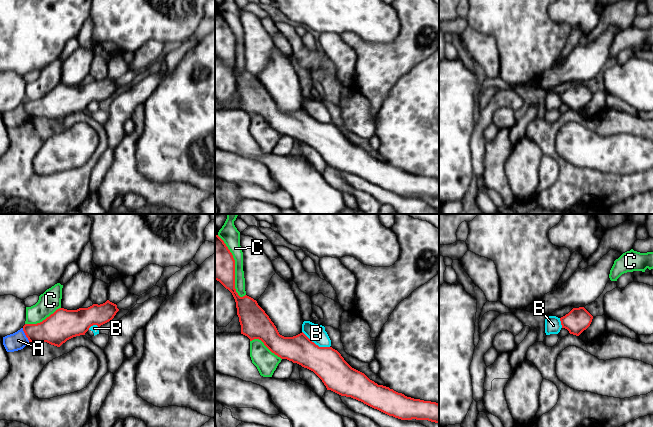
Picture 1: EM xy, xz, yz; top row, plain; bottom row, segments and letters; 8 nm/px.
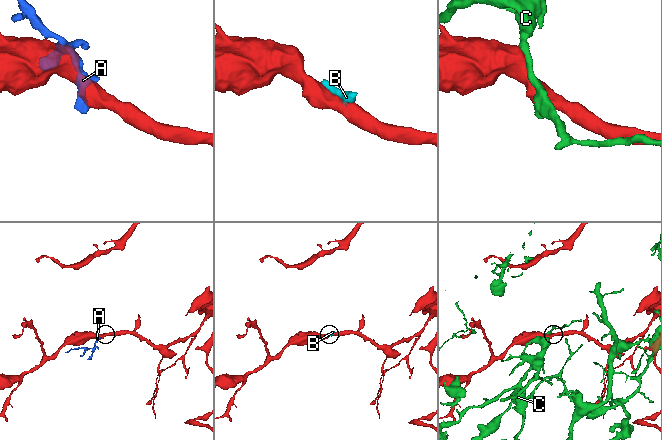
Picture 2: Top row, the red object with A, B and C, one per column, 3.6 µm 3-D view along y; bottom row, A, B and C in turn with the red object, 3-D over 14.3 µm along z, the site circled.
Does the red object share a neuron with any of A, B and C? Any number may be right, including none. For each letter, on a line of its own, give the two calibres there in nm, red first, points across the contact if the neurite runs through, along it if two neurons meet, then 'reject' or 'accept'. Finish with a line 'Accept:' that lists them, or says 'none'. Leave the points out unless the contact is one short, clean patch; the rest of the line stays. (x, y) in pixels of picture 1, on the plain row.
A: 240 nm thick on the red side, 140 nm on the other; reject
B: 260 nm thick on the red side, 150 nm on the other; reject
C: 280 nm thick on the red side, 140 nm on the other; reject
Accept: none

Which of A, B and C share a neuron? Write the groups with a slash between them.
A B / C

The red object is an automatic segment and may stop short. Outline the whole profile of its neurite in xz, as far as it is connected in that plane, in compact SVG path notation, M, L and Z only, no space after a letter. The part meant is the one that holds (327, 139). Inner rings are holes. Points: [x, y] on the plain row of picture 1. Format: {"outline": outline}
{"outline": "M215 11L215 56L219 57L232 69L236 78L241 110L247 112L250 117L259 115L272 129L281 135L287 135L313 147L322 156L327 166L361 177L374 185L401 196L416 195L439 199L438 179L407 173L389 163L378 161L364 149L352 144L337 126L332 123L319 123L303 108L293 113L280 111L274 99L256 76L247 71L240 73L236 68L235 36L224 17L218 11Z"}

